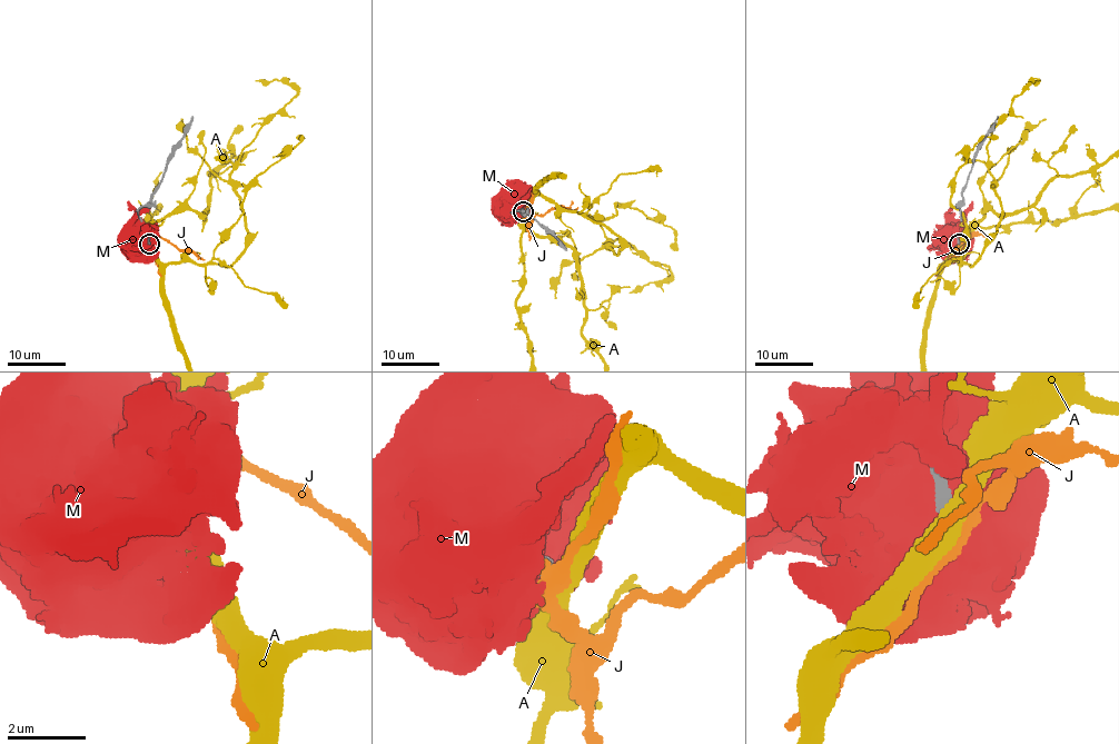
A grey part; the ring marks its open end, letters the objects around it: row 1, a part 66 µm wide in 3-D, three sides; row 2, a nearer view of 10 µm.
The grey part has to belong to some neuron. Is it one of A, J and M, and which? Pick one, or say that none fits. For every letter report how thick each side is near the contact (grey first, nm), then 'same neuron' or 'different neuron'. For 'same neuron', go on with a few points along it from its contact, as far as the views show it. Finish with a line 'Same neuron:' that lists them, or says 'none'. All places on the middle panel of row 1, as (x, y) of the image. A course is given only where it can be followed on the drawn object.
A: calibres 360 and 480 nm; different neuron
J: calibres 360 and 480 nm; different neuron
M: calibres 380 and 650 nm; different neuron
Same neuron: none

